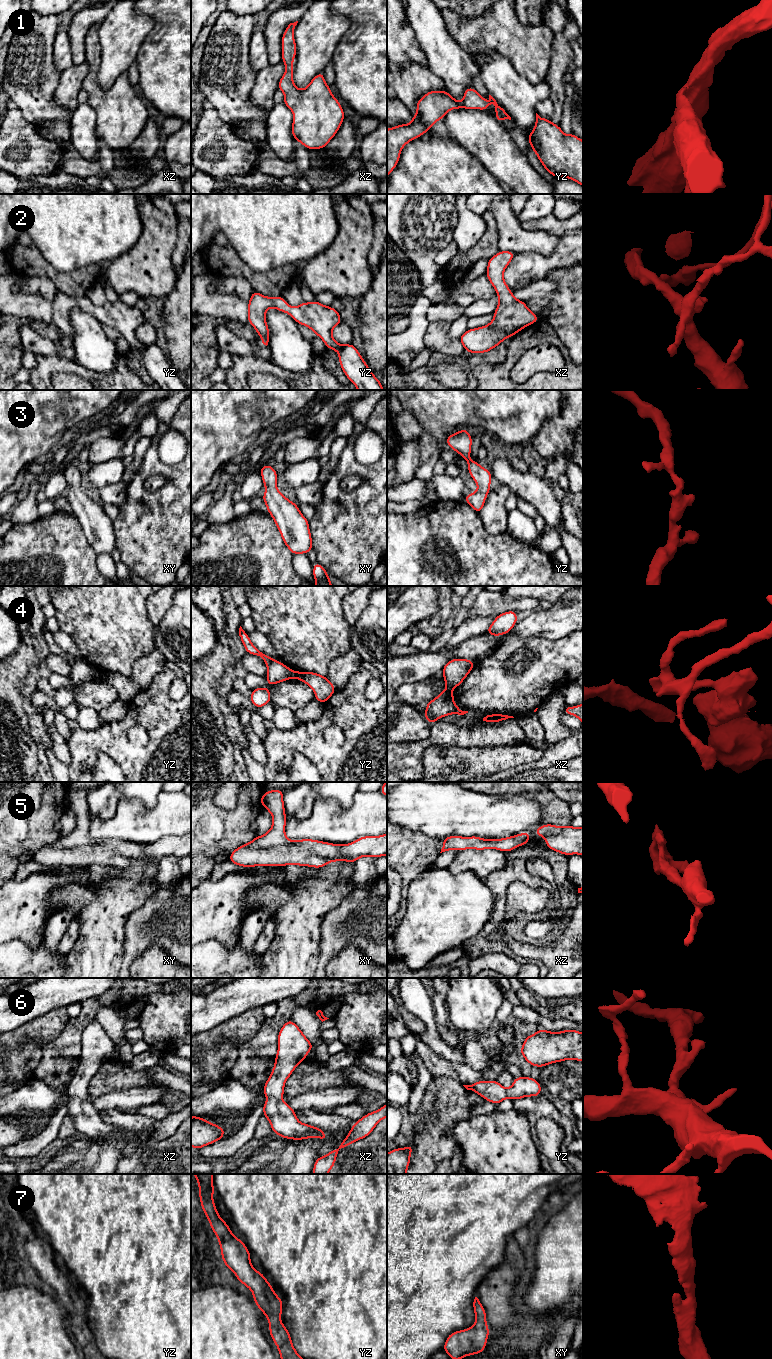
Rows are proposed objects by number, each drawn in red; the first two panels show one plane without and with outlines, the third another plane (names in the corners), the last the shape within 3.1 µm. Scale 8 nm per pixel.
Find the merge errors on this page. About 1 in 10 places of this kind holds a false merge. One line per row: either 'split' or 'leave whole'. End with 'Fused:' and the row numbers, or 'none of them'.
1: leave whole
2: leave whole
3: leave whole
4: split
5: leave whole
6: leave whole
7: leave whole
Fused: 4

